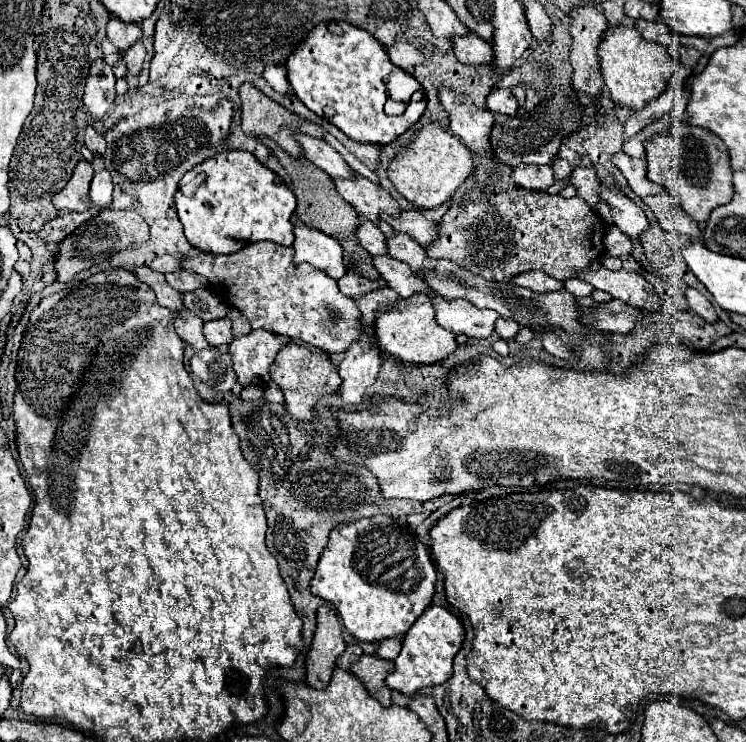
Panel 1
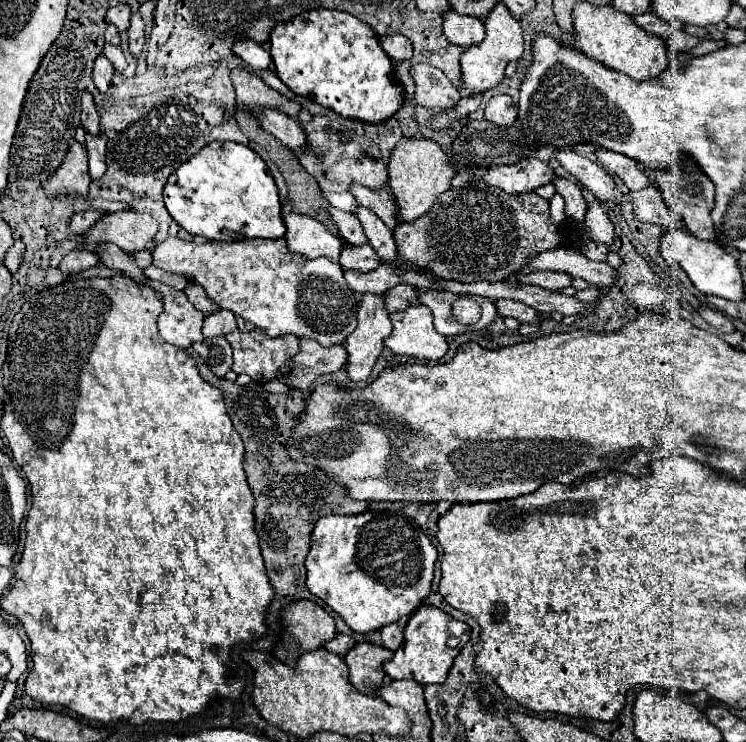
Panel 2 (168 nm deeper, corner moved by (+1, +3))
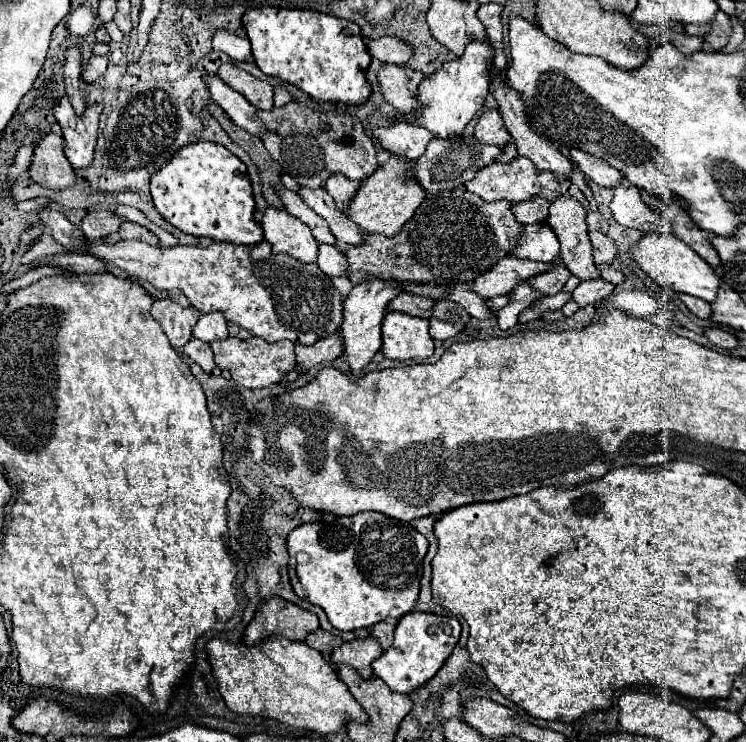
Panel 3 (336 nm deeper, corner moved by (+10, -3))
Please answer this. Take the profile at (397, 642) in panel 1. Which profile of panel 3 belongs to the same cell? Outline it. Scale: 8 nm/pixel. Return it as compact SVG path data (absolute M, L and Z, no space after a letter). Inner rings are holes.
M380 621L378 625L374 625L372 629L372 635L378 639L380 647L386 651L392 647L392 641L394 641L394 625L390 625L388 621Z

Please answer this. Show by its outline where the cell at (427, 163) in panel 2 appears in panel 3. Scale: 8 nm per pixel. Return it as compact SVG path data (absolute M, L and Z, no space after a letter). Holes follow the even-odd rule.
M392 155L382 167L376 169L374 175L370 175L362 183L362 187L358 189L352 201L348 217L352 217L352 221L356 221L360 229L366 233L380 233L386 237L396 235L402 229L402 225L420 207L420 203L424 201L424 193L426 193L424 187L418 183L418 179L412 177L412 167L414 167L412 159Z

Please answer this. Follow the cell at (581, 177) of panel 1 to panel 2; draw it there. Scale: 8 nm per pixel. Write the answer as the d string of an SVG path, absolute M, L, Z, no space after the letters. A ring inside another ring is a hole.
M589 203L587 215L585 215L585 227L587 233L591 237L591 241L603 243L603 245L611 245L613 243L613 223L609 221L609 217L605 215L605 211L601 209L599 203Z

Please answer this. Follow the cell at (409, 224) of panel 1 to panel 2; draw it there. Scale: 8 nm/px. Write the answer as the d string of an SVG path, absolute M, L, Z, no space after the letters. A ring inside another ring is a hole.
M351 185L349 191L353 193L353 197L357 199L357 203L361 207L371 209L389 229L399 225L399 221L397 221L397 205L395 205L393 197L387 193L387 189L373 191L373 189L365 187L365 185Z

